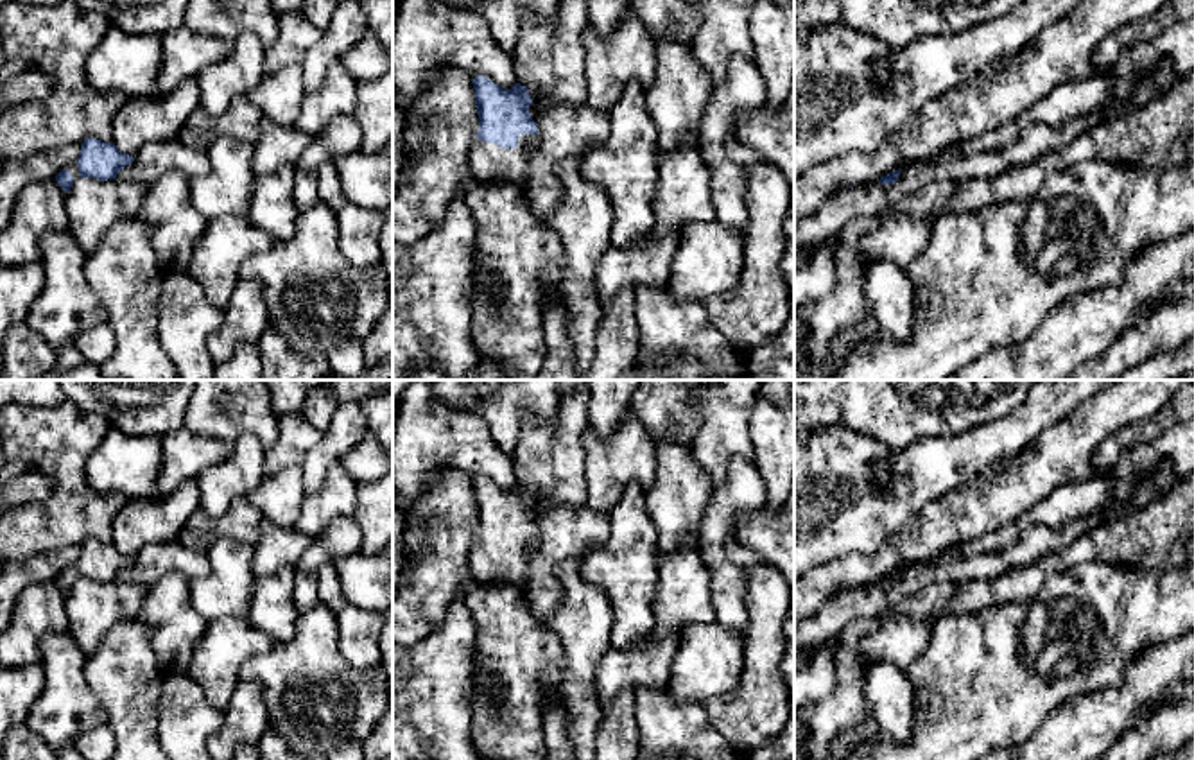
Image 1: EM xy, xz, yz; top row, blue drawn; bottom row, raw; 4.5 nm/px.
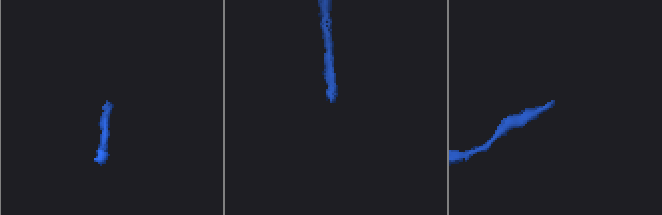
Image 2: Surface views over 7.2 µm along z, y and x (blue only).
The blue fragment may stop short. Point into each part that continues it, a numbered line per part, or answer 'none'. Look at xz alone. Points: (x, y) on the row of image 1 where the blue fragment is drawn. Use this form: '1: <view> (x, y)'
1: xz (488, 162)

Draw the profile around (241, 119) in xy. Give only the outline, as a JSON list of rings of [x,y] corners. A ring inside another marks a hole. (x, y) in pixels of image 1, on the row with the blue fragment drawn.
[[[238,95],[219,117],[197,108],[181,127],[177,140],[197,152],[206,152],[217,138],[235,138],[255,145],[260,138],[258,124],[262,118],[264,115],[249,99]]]

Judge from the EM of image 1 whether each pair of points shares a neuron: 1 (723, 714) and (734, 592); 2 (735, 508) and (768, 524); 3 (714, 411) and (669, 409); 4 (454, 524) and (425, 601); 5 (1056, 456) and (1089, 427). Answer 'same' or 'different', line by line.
1: different
2: different
3: different
4: same
5: same

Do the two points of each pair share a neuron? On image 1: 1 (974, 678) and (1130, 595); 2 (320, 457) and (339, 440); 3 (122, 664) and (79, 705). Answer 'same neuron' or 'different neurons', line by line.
1: same neuron
2: same neuron
3: different neurons

